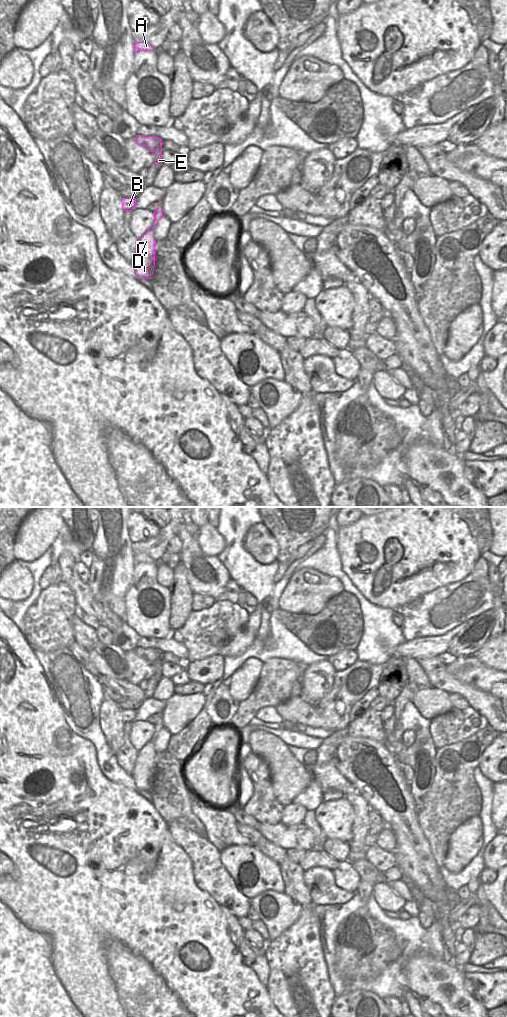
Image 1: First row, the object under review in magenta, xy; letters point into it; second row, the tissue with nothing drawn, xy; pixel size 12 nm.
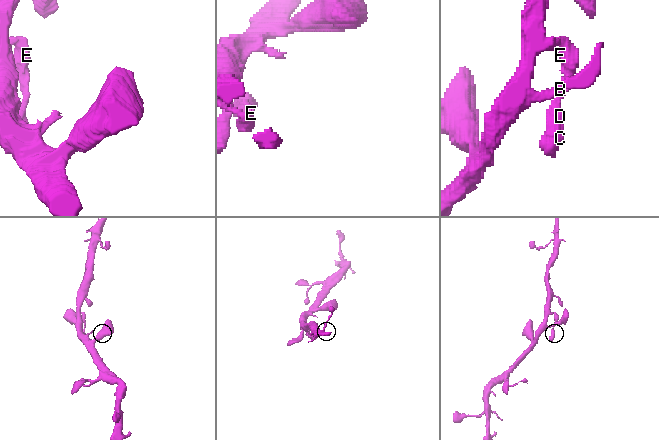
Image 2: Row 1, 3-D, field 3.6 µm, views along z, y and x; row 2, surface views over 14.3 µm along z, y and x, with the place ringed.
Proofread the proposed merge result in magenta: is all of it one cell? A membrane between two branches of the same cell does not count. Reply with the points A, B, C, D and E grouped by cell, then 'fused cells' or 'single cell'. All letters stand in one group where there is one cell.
A B C D E | single cell

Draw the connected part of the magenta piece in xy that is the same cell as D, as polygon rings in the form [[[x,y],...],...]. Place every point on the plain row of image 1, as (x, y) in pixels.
[[[162,713],[154,724],[153,737],[138,751],[131,776],[135,786],[139,791],[150,791],[155,778],[155,751],[154,741],[158,733],[162,730]]]

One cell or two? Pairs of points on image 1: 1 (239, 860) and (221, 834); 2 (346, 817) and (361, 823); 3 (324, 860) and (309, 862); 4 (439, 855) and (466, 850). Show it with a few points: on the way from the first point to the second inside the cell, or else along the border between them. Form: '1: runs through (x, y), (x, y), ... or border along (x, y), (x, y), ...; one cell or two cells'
1: border along (253, 845), (230, 845), (220, 852); two cells
2: border along (345, 798), (354, 813), (352, 836), (348, 841); two cells
3: runs through (320, 860), (313, 860); one cell
4: border along (453, 832), (449, 838), (442, 866); two cells

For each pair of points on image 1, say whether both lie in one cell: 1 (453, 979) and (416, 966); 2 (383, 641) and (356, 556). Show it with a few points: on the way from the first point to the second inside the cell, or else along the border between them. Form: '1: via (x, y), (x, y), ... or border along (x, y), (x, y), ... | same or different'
1: via (444, 981), (436, 981), (425, 974) | same
2: border along (355, 586), (370, 602), (378, 606), (394, 609) | different

